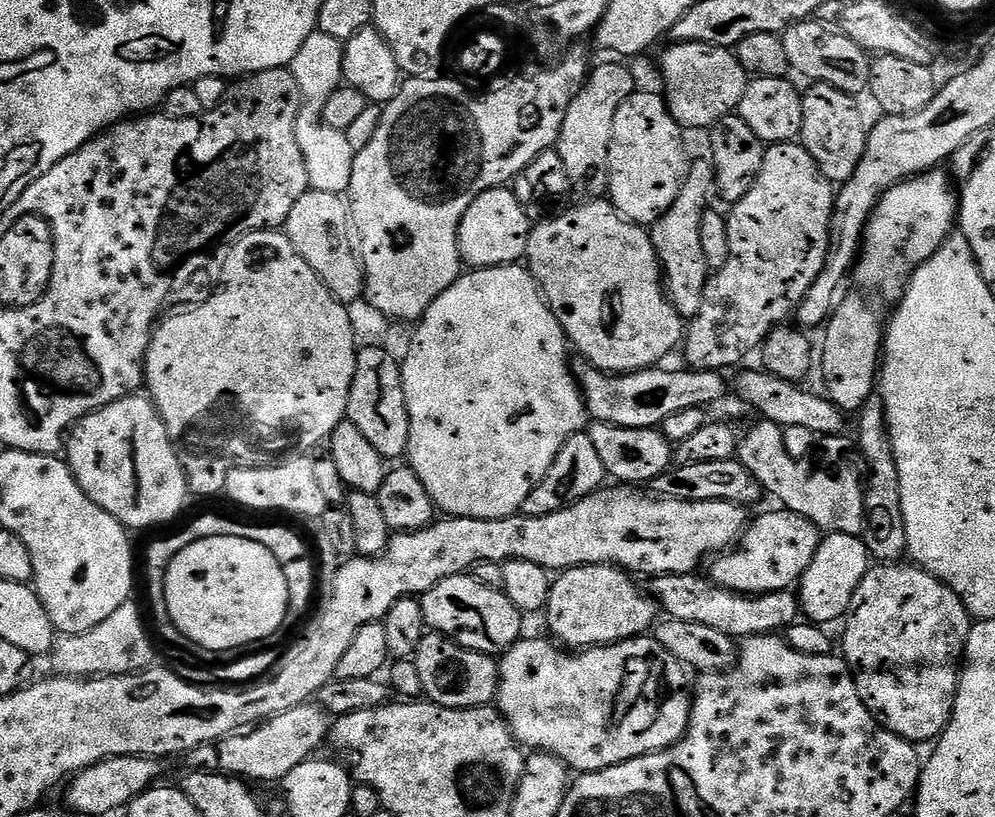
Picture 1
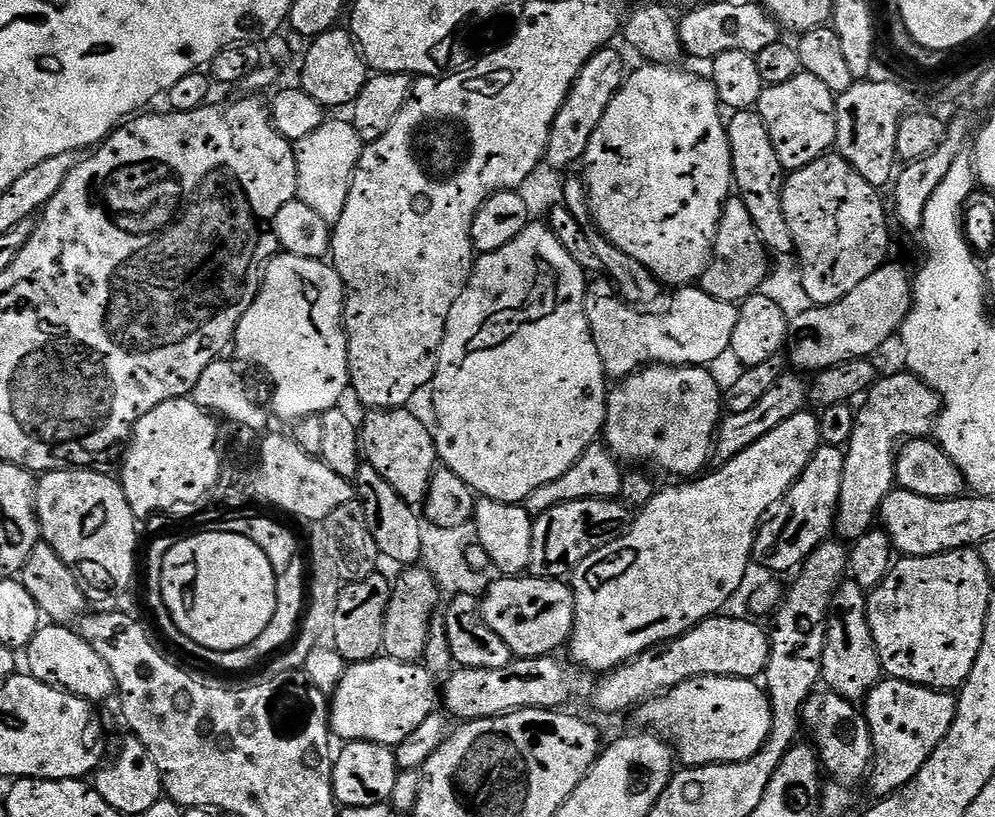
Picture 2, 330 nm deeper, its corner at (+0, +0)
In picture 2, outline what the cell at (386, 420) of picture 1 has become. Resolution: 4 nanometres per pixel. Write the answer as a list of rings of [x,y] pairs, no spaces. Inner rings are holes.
[[[402,407],[369,411],[368,417],[358,424],[360,447],[363,459],[374,466],[390,486],[394,486],[407,504],[420,506],[428,496],[428,484],[437,467],[438,457],[433,429],[428,429],[414,413],[408,411],[412,410]]]

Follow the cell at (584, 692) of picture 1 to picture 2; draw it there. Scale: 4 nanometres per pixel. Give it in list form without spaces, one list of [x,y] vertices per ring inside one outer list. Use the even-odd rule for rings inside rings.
[[[699,676],[687,680],[639,705],[639,712],[649,724],[647,727],[671,745],[679,763],[689,768],[748,760],[762,750],[772,725],[767,691],[756,680],[739,680],[733,676]]]

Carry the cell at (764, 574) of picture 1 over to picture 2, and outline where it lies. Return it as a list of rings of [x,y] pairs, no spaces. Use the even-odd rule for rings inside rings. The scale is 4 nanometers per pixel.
[[[907,370],[893,376],[881,375],[862,403],[861,408],[855,409],[856,425],[846,445],[842,494],[836,507],[834,532],[844,542],[854,542],[873,531],[882,502],[894,491],[898,446],[905,440],[927,437],[935,429],[942,407],[940,395]]]

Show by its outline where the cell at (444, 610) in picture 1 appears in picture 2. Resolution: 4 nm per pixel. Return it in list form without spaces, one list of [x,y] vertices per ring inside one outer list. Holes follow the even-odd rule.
[[[521,574],[496,578],[482,593],[480,612],[486,626],[510,646],[513,657],[552,656],[567,645],[574,624],[572,589],[563,579],[543,580],[541,576]]]

